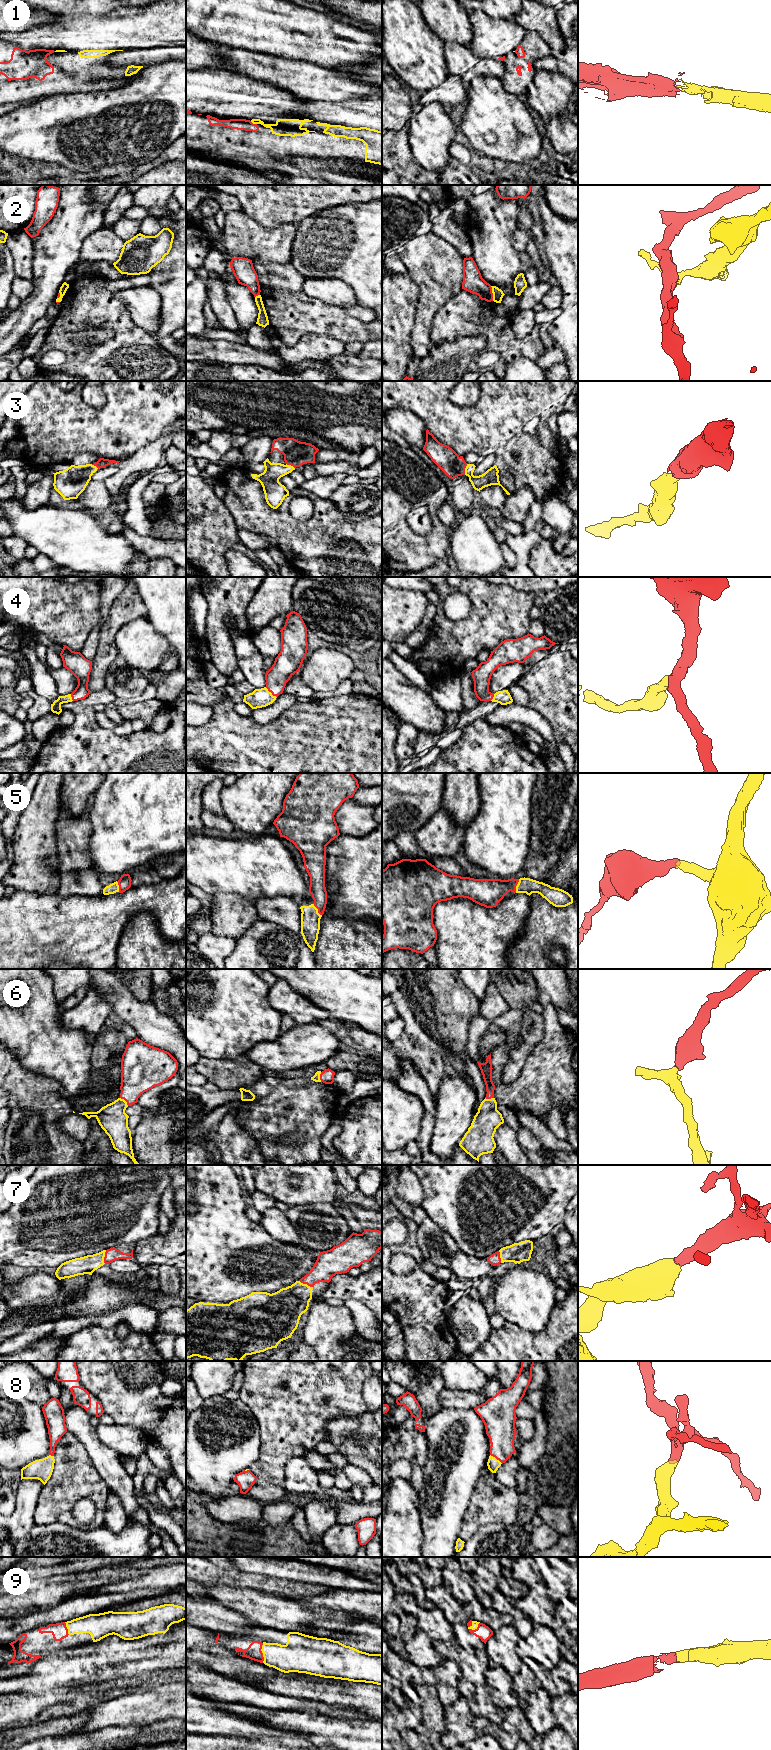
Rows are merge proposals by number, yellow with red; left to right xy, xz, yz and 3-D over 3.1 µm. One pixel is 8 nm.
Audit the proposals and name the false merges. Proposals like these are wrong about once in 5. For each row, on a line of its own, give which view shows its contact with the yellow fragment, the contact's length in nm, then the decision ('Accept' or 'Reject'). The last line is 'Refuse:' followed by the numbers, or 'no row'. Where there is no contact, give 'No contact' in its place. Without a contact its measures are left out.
1: Touches yellow in xz. Shared border 60 nm. Accept
2: Touches yellow in yz. Shared border 120 nm. Reject
3: Touches yellow in yz. Shared border 80 nm. Accept
4: Touches yellow in xz. Shared border 130 nm. Accept
5: Touches yellow in yz. Shared border 120 nm. Accept
6: Touches yellow in xy. Shared border 100 nm. Accept
7: Touches yellow in xy. Shared border 110 nm. Accept
8: Touches yellow in yz. Shared border 120 nm. Accept
9: Touches yellow in yz. Shared border 110 nm. Accept
Refuse: 2

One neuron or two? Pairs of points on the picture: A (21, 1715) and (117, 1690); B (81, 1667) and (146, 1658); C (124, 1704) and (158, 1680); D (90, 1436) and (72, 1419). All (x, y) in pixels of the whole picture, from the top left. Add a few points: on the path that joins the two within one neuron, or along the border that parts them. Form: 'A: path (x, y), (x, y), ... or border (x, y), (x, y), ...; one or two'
A: path (45, 1707), (54, 1704), (66, 1695), (93, 1693); one
B: path (97, 1673), (111, 1673), (130, 1668); one
C: border (166, 1683), (147, 1690), (131, 1691), (121, 1695); two
D: path (86, 1432), (76, 1422); one

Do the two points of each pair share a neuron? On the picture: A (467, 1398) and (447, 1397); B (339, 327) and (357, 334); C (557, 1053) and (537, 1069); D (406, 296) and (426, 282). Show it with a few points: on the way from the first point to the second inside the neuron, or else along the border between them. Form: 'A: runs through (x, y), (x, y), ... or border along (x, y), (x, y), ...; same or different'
A: runs through (462, 1398), (452, 1398); same
B: runs through (343, 327), (353, 330); same
C: runs through (552, 1058), (542, 1068); same
D: border along (407, 272), (418, 288), (418, 300), (415, 310); different

